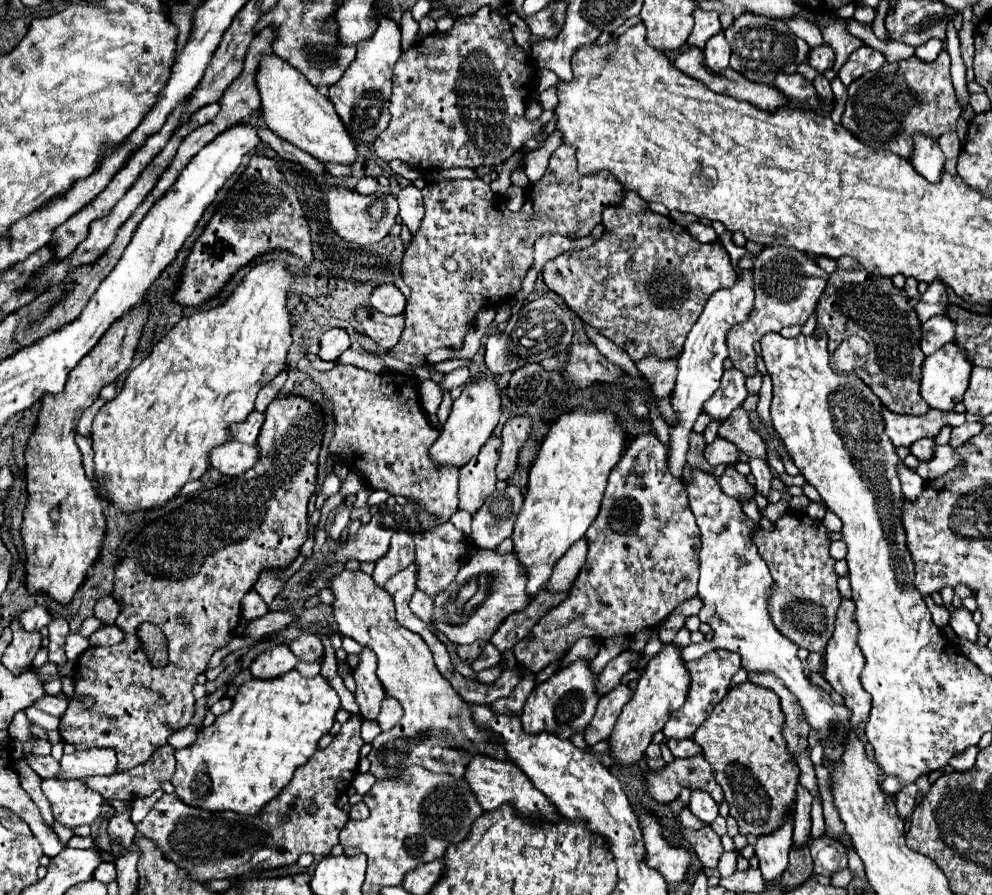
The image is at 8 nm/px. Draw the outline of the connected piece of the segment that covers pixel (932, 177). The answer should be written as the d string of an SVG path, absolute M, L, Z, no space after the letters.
M916 135L914 139L914 147L912 147L912 157L910 163L914 165L914 169L924 175L930 183L940 181L940 173L944 171L944 153L938 147L936 141L932 141L926 135Z

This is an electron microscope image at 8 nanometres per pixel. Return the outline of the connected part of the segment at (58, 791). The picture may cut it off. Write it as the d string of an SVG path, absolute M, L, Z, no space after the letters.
M44 779L42 791L52 805L54 819L70 829L84 823L92 825L102 813L102 795L88 789L82 781Z

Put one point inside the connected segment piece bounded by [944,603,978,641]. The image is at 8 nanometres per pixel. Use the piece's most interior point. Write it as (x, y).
(961, 621)

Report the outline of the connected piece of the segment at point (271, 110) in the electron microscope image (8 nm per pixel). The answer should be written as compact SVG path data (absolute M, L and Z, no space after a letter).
M264 55L256 71L256 87L262 99L262 117L268 129L272 129L284 141L296 145L298 149L310 153L318 161L352 165L356 159L356 149L340 121L334 105L316 87L312 87L306 77L276 55Z

